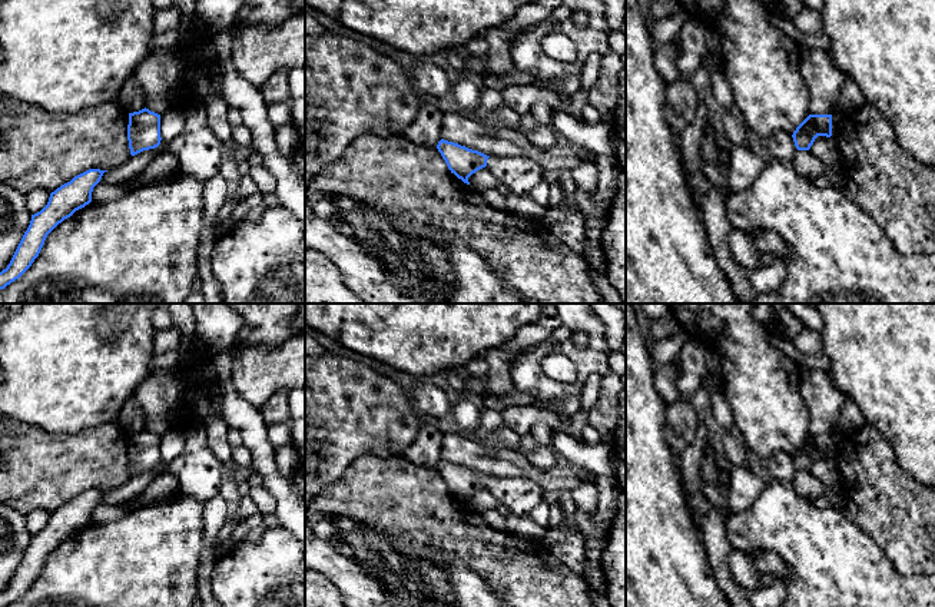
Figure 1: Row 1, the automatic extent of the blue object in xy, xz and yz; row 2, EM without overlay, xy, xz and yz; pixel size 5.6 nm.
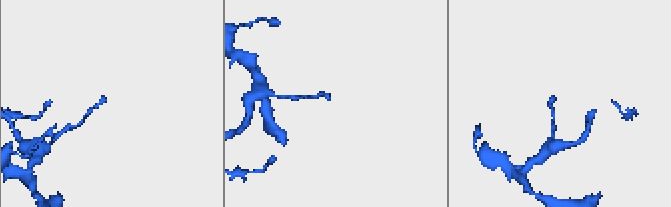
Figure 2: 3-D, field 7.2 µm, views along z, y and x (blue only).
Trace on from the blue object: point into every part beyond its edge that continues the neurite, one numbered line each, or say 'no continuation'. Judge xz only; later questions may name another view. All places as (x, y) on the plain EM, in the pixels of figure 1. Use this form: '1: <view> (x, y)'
1: xz (520, 494)

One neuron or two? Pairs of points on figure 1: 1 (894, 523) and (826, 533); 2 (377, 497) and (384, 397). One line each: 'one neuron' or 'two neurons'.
1: two neurons
2: two neurons

